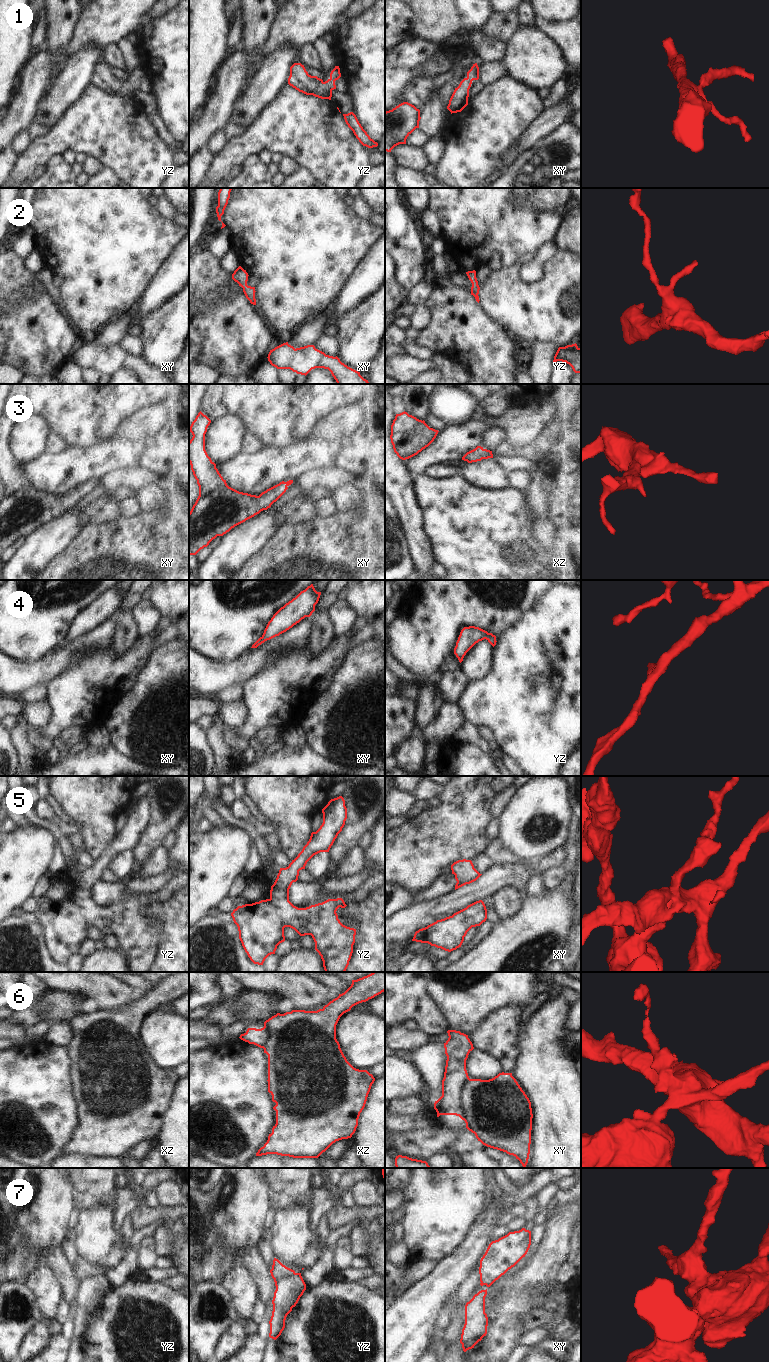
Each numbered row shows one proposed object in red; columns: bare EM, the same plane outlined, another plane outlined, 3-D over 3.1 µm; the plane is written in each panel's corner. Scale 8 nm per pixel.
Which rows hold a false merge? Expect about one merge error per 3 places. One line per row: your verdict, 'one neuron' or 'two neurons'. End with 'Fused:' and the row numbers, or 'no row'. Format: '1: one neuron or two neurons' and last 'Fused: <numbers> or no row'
1: one neuron
2: one neuron
3: one neuron
4: one neuron
5: one neuron
6: two neurons
7: two neurons
Fused: 6, 7

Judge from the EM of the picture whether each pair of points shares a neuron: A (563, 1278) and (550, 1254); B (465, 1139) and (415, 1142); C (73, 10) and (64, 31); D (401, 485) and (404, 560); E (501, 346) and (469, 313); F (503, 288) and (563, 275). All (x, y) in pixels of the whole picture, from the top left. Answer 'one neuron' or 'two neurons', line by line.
A: two neurons
B: one neuron
C: one neuron
D: two neurons
E: one neuron
F: one neuron

